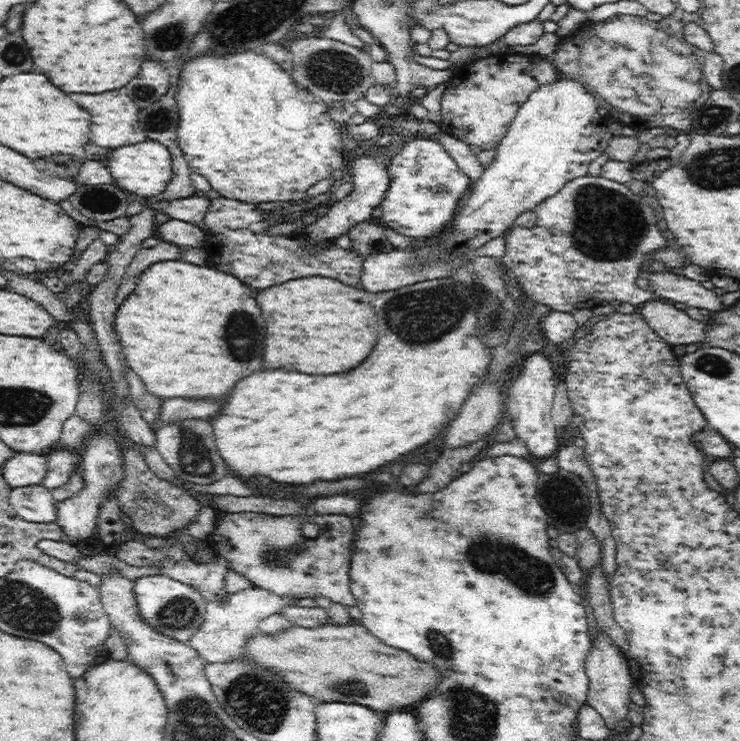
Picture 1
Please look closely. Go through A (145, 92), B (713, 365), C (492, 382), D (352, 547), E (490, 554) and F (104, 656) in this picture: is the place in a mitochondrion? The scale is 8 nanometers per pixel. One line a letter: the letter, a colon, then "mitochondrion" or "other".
A: mitochondrion
B: mitochondrion
C: other
D: other
E: mitochondrion
F: other

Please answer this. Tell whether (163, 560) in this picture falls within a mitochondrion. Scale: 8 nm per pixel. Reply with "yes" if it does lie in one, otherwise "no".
no

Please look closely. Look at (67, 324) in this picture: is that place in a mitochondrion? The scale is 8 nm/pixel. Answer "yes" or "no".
no

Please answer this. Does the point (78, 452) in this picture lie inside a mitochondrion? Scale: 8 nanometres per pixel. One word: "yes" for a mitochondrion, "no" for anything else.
no

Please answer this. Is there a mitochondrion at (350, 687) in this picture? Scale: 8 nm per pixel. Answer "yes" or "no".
yes

